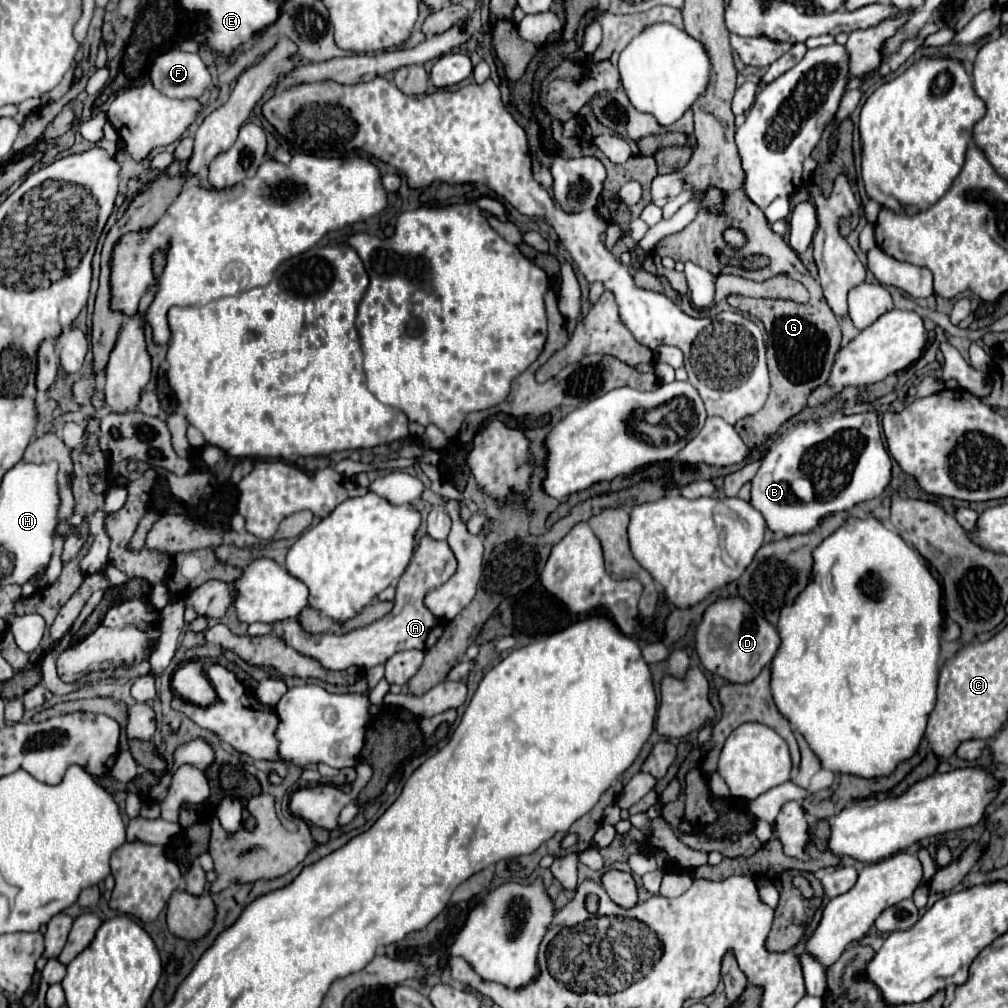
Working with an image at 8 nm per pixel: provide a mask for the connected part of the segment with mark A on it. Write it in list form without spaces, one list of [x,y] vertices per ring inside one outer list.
[[[422,535],[418,539],[418,545],[412,553],[412,559],[410,559],[406,571],[402,573],[402,577],[396,585],[396,605],[384,619],[370,623],[366,627],[354,629],[346,635],[332,635],[332,633],[310,635],[300,627],[300,621],[296,621],[296,619],[276,621],[272,627],[276,629],[276,635],[282,635],[286,645],[290,645],[298,655],[316,659],[324,669],[332,669],[332,671],[342,671],[342,669],[350,669],[350,667],[370,669],[374,665],[388,661],[398,651],[404,651],[404,649],[428,651],[438,641],[438,637],[444,631],[444,623],[426,609],[424,595],[430,589],[446,583],[454,571],[456,571],[456,559],[454,559],[448,543],[432,539],[430,535]]]

